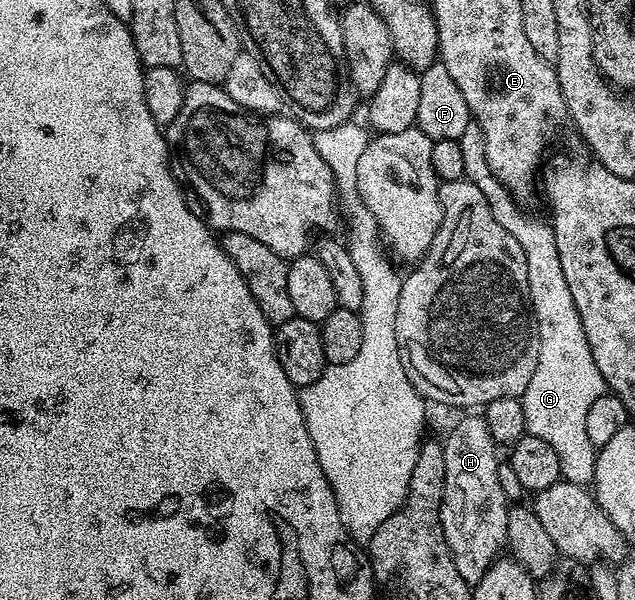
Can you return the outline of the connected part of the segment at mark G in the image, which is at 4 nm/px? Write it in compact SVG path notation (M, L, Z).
M470 123L467 131L459 140L463 151L463 171L465 180L475 183L491 207L491 215L523 247L523 256L527 258L527 298L537 326L539 339L539 359L531 383L527 383L525 392L519 400L523 409L525 432L528 436L543 439L559 455L559 467L564 480L576 485L588 486L593 480L597 449L587 439L587 411L595 399L606 392L607 386L595 359L591 359L591 347L587 347L587 335L583 335L583 323L579 323L579 311L575 311L575 301L567 288L567 279L563 276L563 267L559 264L559 253L555 248L552 225L535 217L528 217L520 209L518 198L509 192L509 188L487 167L487 155L483 143L483 131L476 123Z

